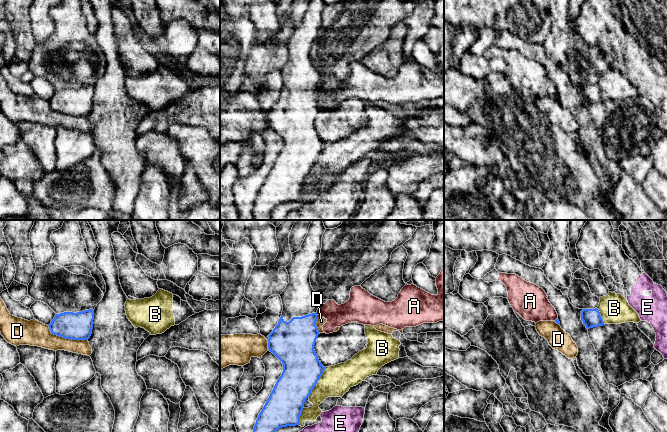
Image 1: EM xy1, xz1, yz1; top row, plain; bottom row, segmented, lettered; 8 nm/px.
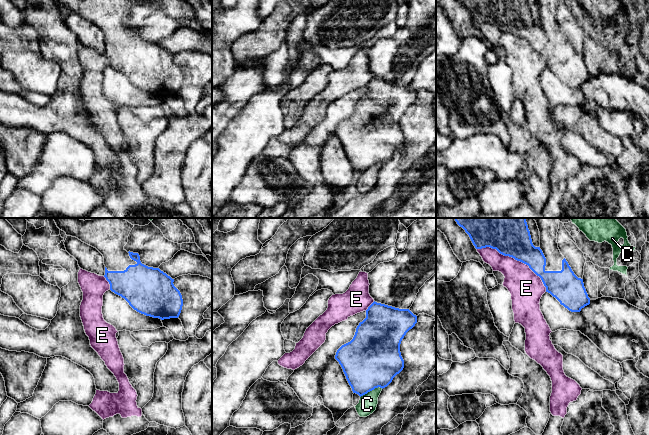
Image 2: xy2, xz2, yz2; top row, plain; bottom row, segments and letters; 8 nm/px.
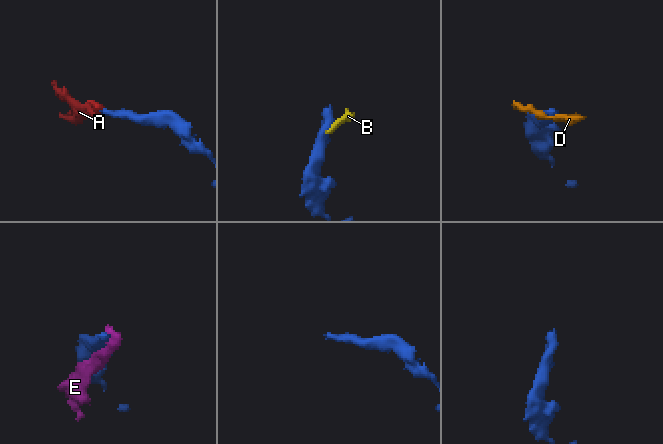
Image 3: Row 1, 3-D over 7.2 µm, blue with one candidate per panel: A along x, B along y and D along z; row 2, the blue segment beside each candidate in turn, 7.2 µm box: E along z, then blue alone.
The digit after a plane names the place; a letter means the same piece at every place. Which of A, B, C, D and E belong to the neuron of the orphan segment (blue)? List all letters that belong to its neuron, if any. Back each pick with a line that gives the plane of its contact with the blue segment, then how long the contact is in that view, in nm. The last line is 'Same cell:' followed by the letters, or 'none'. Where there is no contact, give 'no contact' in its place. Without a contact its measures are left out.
Same cell: none

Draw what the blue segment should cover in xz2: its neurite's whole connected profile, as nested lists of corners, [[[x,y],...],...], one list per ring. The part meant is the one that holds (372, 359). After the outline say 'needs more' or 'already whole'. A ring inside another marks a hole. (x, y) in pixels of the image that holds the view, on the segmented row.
[[[375,301],[368,307],[366,318],[357,326],[353,339],[342,345],[335,355],[353,393],[361,397],[375,388],[383,389],[403,370],[400,344],[416,323],[417,316],[409,309],[399,309]]]; already whole

